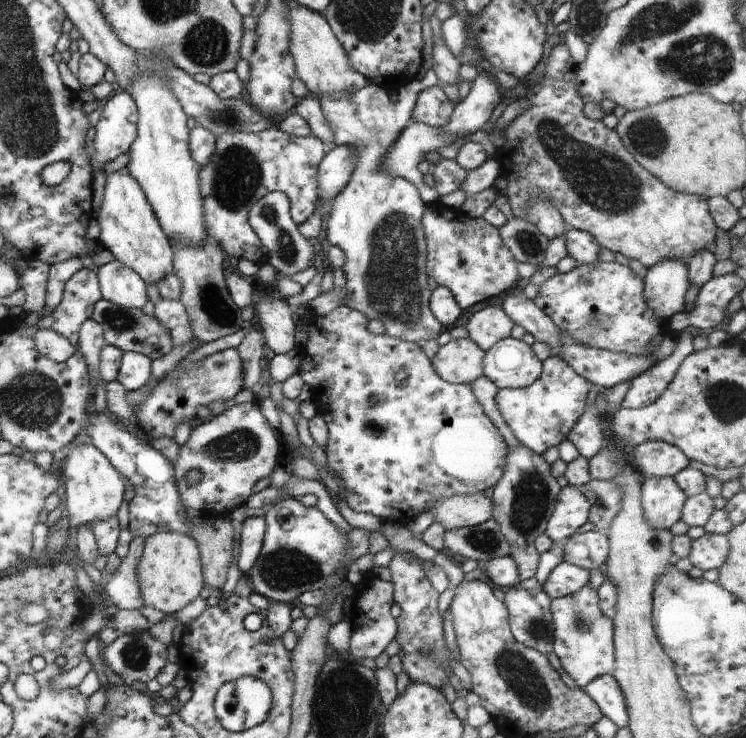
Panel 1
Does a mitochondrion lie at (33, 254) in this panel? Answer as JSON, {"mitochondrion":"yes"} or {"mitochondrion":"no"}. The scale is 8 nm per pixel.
{"mitochondrion":"no"}

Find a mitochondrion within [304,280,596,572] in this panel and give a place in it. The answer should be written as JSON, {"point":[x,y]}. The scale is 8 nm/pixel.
{"point":[531,500]}

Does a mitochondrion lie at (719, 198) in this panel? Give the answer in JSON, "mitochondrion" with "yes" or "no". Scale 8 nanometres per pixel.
{"mitochondrion":"no"}

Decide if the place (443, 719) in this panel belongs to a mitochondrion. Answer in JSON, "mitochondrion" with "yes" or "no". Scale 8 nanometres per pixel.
{"mitochondrion":"no"}

